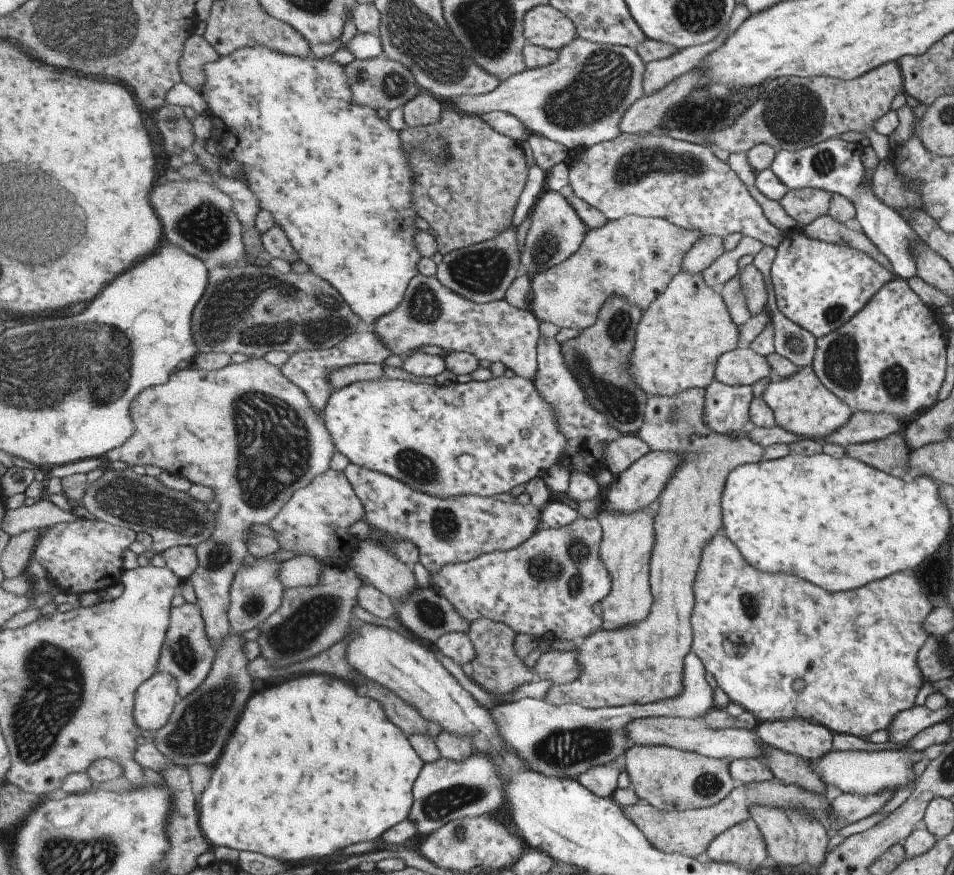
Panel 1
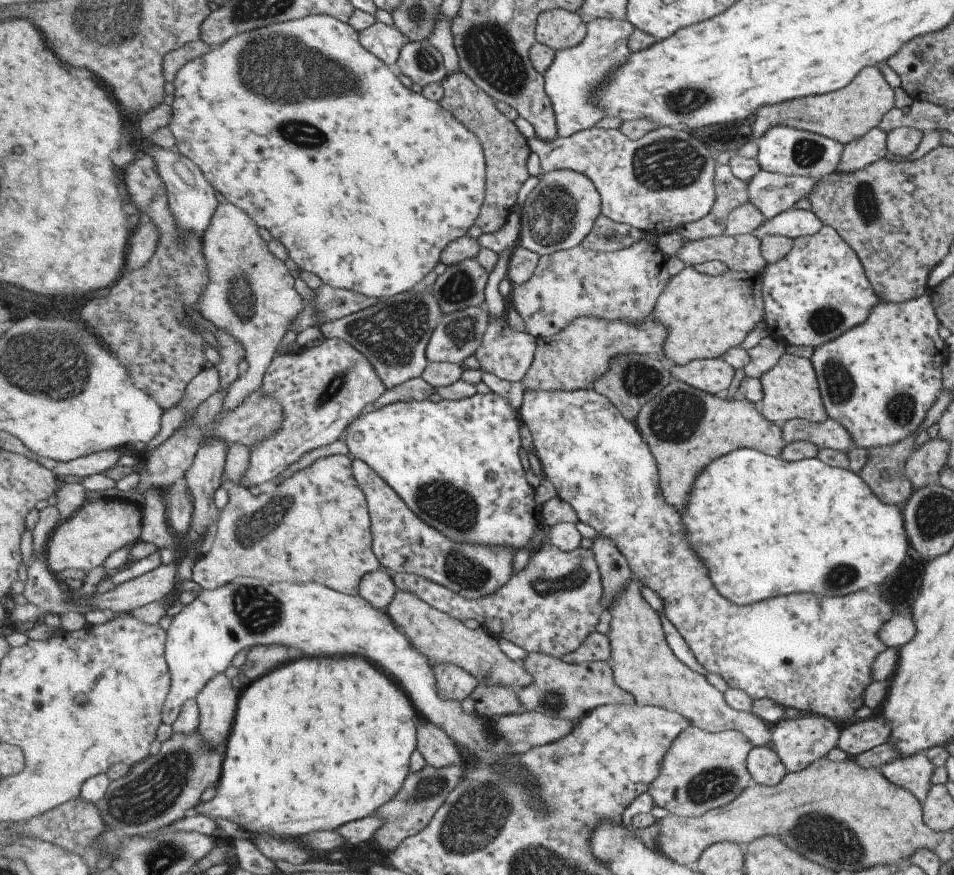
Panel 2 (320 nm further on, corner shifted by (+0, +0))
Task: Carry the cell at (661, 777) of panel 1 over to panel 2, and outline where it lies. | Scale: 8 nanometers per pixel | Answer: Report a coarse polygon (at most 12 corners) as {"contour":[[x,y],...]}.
{"contour":[[691,724],[648,793],[680,817],[724,807],[752,783],[739,731]]}

